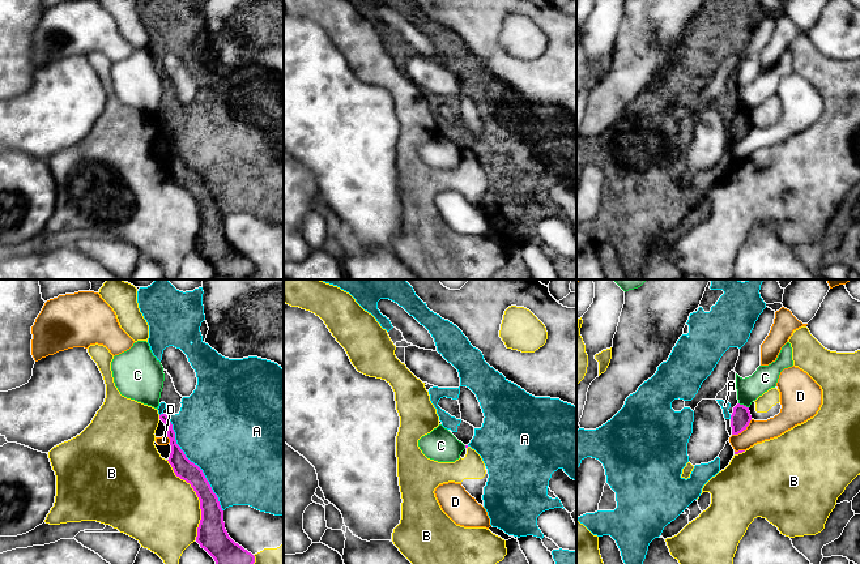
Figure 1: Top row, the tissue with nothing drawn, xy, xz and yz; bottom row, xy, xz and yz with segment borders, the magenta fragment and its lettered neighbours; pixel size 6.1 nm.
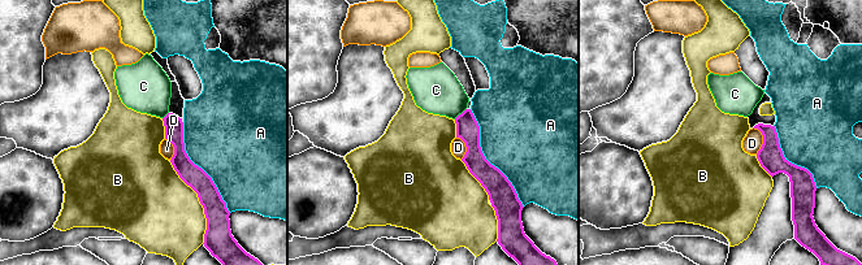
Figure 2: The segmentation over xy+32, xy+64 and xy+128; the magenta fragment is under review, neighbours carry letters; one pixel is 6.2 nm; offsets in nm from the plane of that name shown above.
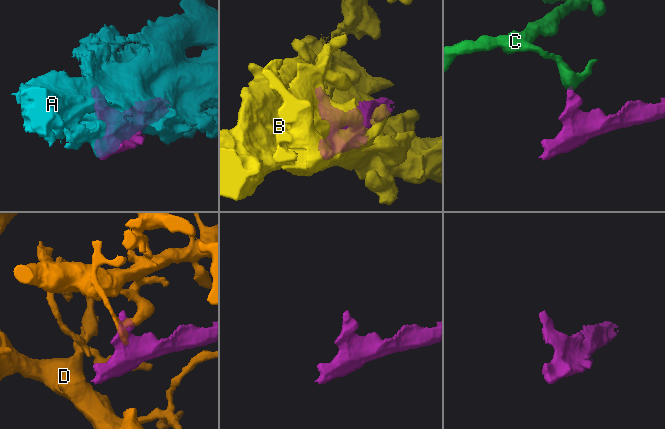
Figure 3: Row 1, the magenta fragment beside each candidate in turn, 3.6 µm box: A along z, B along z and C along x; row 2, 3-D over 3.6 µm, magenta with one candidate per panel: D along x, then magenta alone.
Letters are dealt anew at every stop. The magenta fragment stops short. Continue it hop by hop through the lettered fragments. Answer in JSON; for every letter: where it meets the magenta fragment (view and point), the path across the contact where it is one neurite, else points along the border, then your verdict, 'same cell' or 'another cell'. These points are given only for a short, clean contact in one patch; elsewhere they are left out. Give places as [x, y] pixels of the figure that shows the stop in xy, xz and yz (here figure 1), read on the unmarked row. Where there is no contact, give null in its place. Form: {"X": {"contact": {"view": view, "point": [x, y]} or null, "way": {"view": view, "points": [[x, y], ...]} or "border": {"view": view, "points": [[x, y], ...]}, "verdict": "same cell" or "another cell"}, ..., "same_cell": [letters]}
{"A": {"contact": {"view": "xy", "point": [194, 171]}, "verdict": "another cell"}, "B": {"contact": {"view": "xy", "point": [198, 204]}, "verdict": "another cell"}, "C": {"contact": {"view": "yz", "point": [743, 112]}, "border": {"view": "yz", "points": [[739, 110], [748, 115]]}, "verdict": "another cell"}, "D": {"contact": {"view": "yz", "point": [743, 137]}, "border": {"view": "yz", "points": [[752, 127], [740, 140], [732, 142]]}, "verdict": "another cell"}, "same_cell": []}

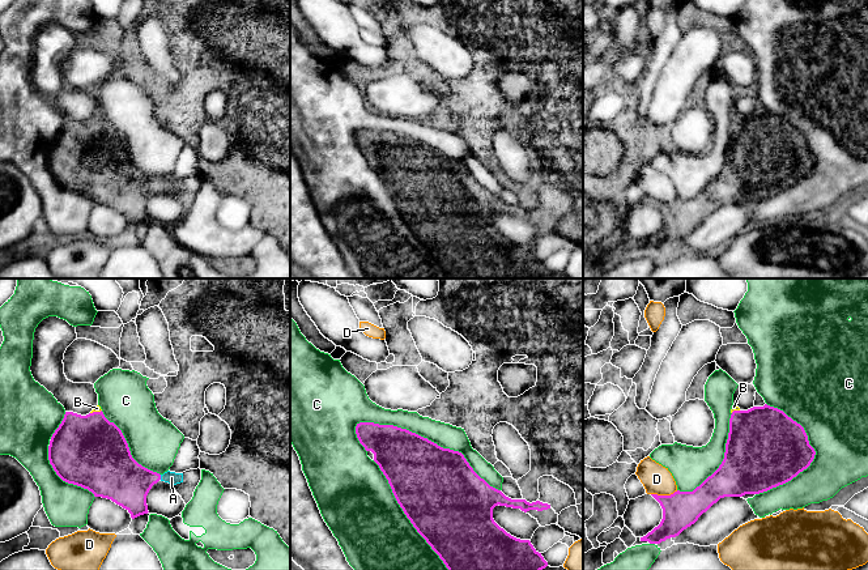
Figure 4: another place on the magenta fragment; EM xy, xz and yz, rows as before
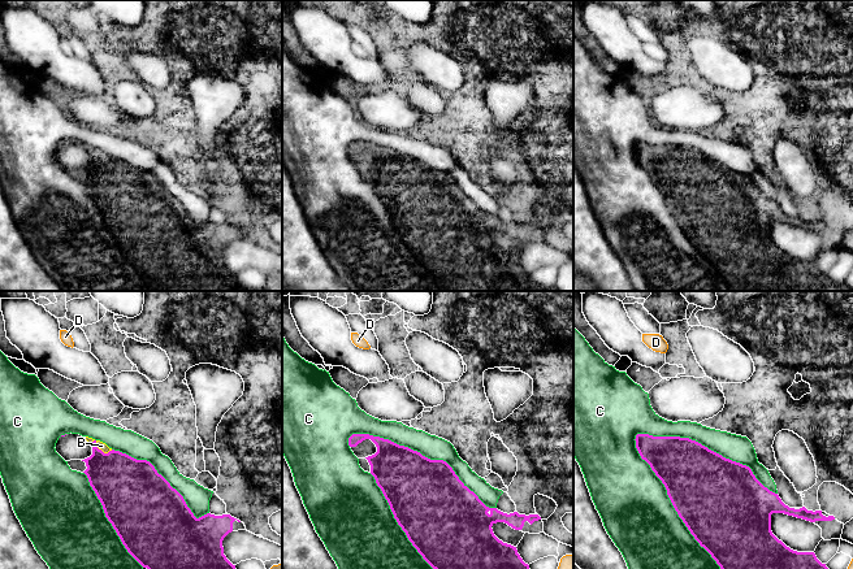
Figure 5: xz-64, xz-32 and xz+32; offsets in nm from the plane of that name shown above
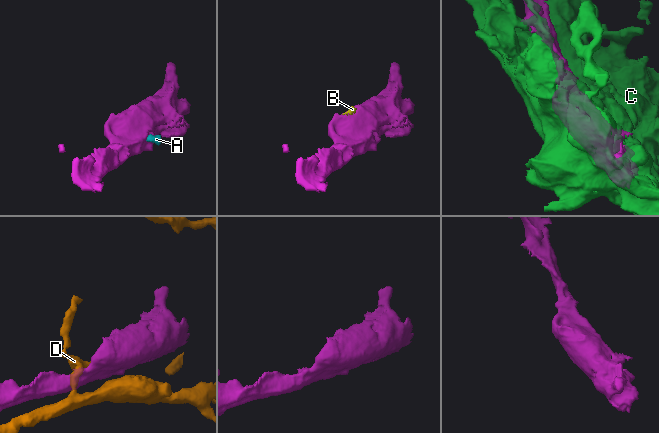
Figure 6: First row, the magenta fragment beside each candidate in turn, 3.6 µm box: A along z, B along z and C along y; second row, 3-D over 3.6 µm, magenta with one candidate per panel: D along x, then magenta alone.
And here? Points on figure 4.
{"A": {"contact": {"view": "xy", "point": [160, 184]}, "way": {"view": "xy", "points": [[119, 184], [160, 184], [171, 184]]}, "verdict": "same cell"}, "B": {"contact": {"view": "xy", "point": [96, 119]}, "way": {"view": "xy", "points": [[89, 158], [96, 119], [97, 115]]}, "verdict": "same cell"}, "C": {"contact": {"view": "xz", "point": [428, 147]}, "verdict": "another cell"}, "D": {"contact": {"view": "yz", "point": [664, 203]}, "verdict": "another cell"}, "same_cell": ["A", "B"]}

